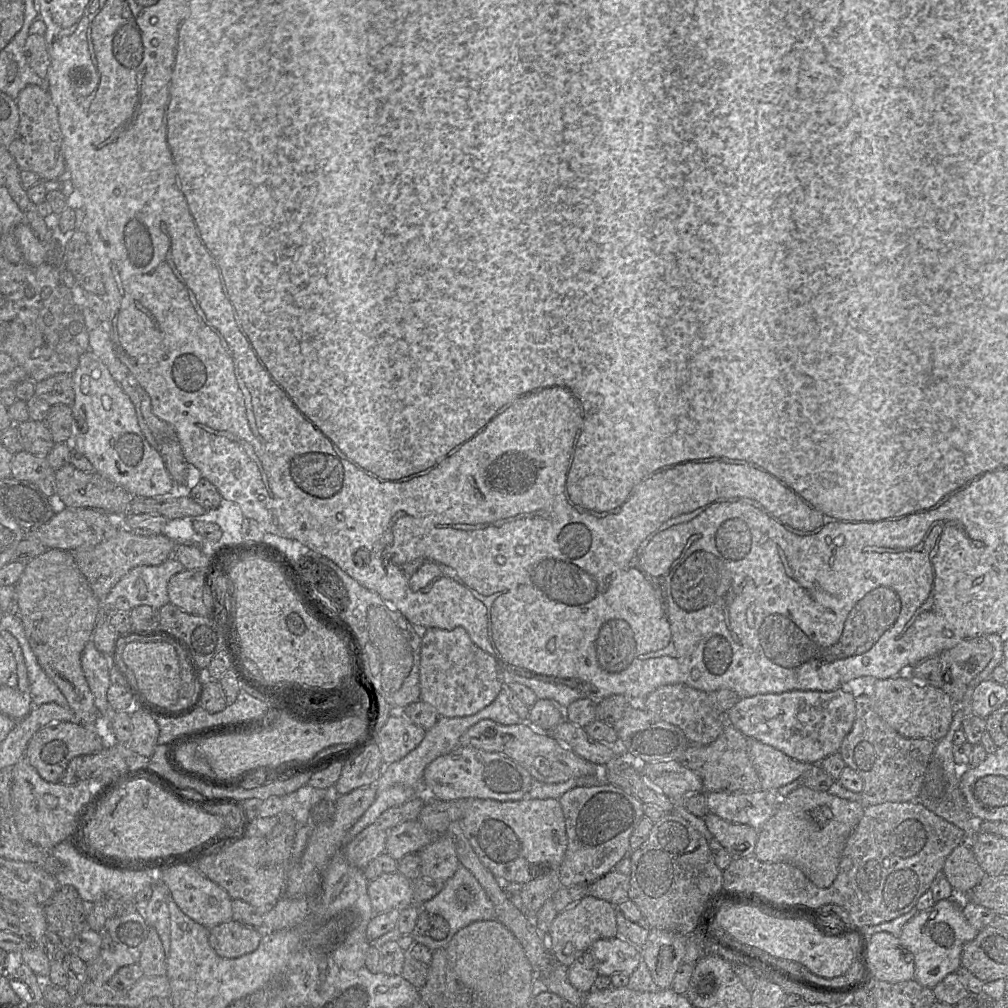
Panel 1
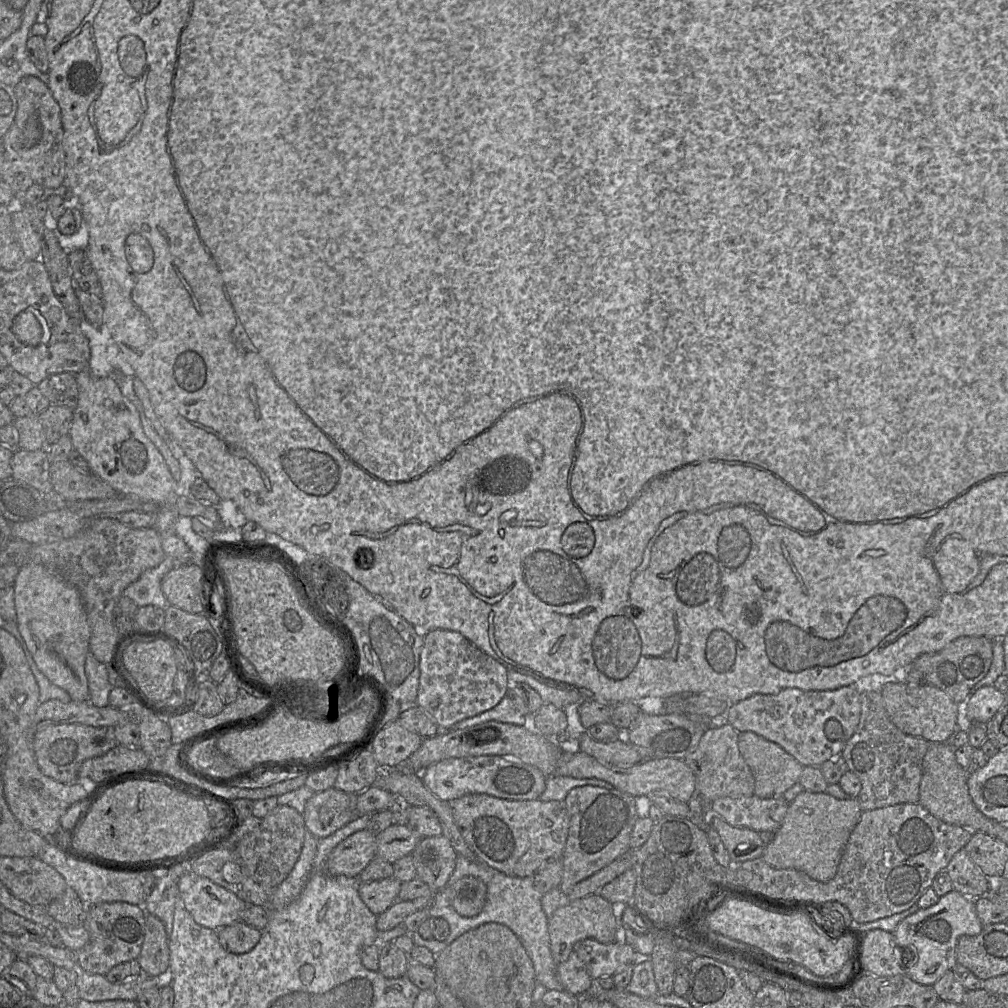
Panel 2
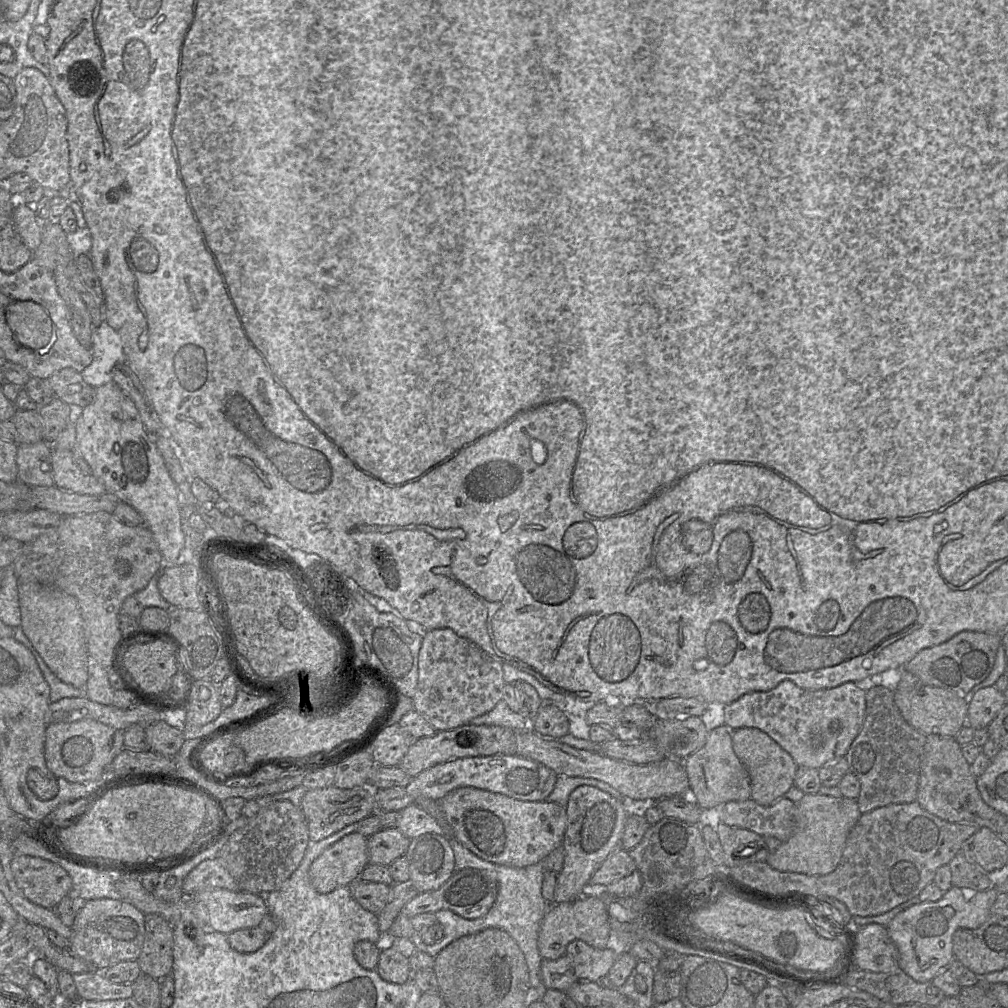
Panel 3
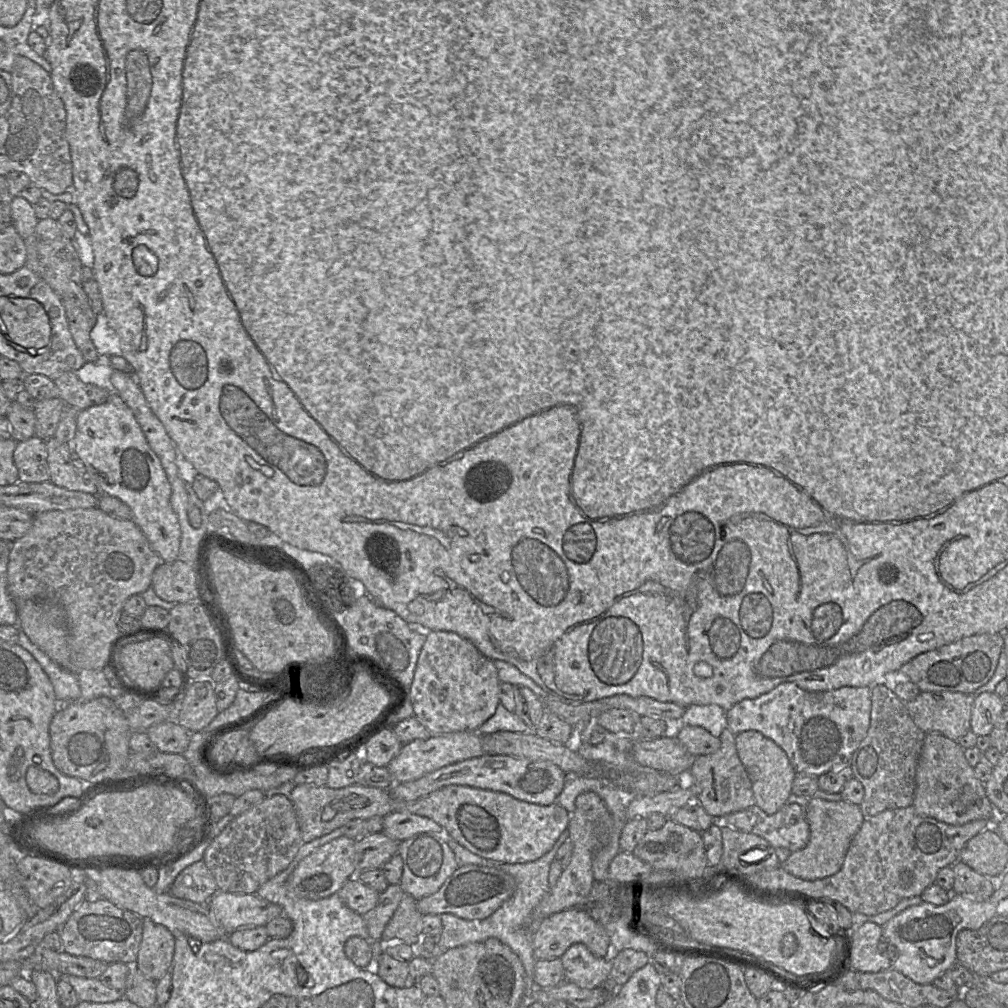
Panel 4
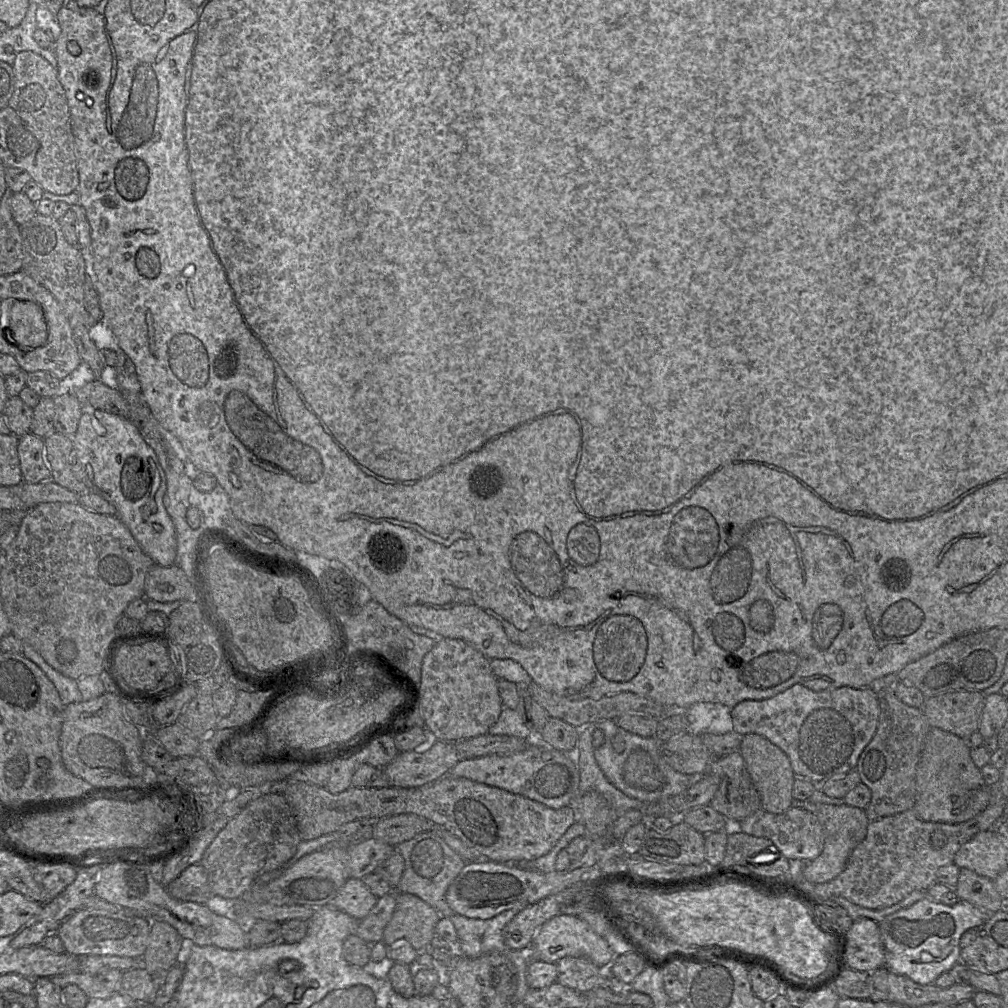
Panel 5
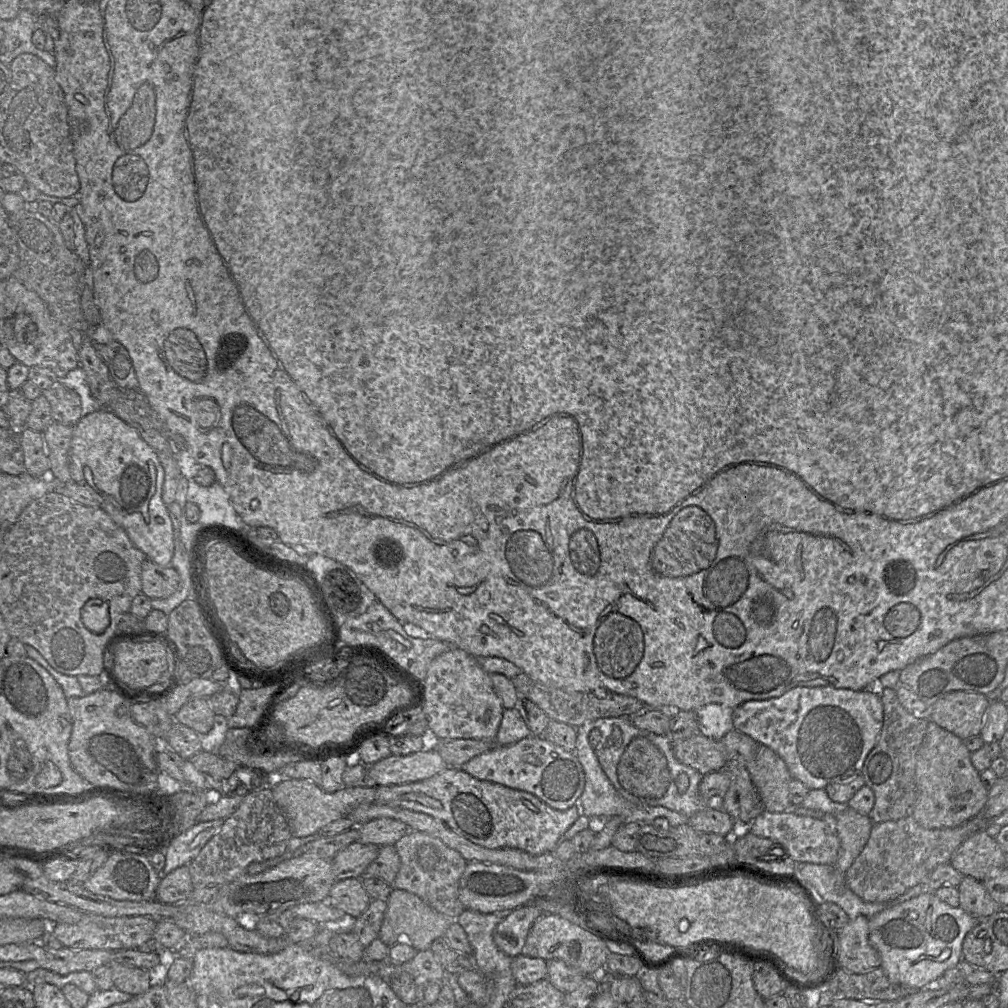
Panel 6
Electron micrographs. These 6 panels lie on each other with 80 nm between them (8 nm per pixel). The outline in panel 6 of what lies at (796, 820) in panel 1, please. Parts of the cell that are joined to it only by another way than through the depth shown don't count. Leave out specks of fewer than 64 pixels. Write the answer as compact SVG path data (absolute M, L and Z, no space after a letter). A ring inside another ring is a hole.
M847 808L832 816L840 847L834 866L841 872L846 872L866 845L873 822L869 816Z

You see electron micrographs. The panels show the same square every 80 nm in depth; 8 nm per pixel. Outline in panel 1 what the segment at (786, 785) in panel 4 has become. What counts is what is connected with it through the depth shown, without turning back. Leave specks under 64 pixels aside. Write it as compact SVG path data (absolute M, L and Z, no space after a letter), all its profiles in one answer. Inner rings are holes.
M747 738L748 753L764 791L776 791L793 782L813 765L795 760L776 748Z

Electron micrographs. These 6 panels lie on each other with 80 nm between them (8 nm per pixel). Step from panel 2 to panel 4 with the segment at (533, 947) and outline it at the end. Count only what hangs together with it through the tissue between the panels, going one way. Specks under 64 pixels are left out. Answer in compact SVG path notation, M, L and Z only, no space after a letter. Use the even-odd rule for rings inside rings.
M566 829L548 853L536 861L518 864L500 863L494 860L482 858L468 851L453 839L447 838L447 843L455 855L458 866L478 865L497 868L498 870L513 876L516 882L516 889L509 899L503 902L497 910L484 919L465 920L453 914L441 914L440 918L442 922L442 933L439 943L435 945L432 952L429 952L422 947L420 941L418 946L415 947L416 953L428 960L433 961L435 959L430 955L439 955L441 949L442 951L447 951L448 949L469 943L483 942L488 938L497 938L503 944L510 947L522 962L525 970L524 996L530 996L532 994L533 987L535 986L533 975L536 960L534 958L532 948L532 938L536 931L535 909L550 890L548 884L550 865L555 859L558 849L565 841L568 840L568 838L569 834Z

